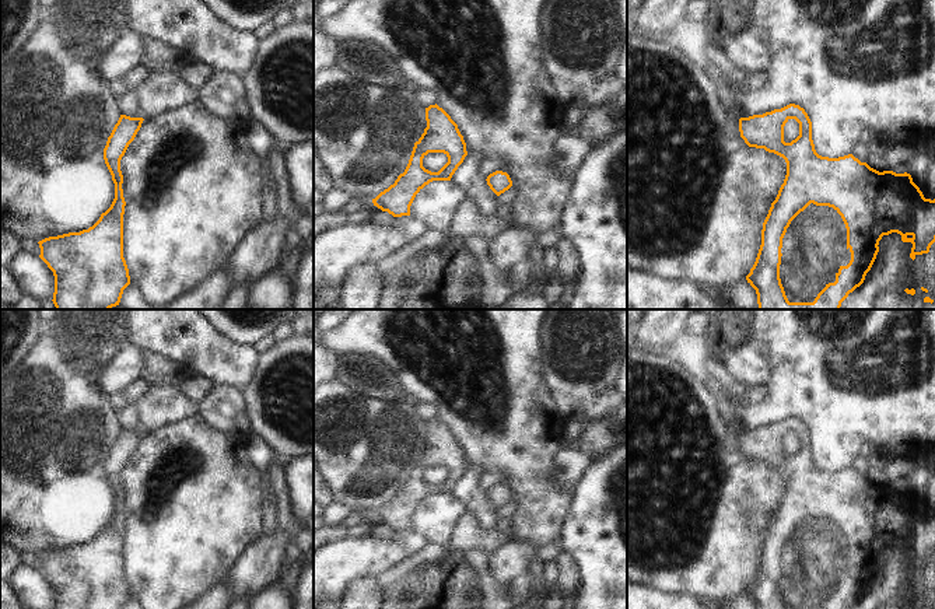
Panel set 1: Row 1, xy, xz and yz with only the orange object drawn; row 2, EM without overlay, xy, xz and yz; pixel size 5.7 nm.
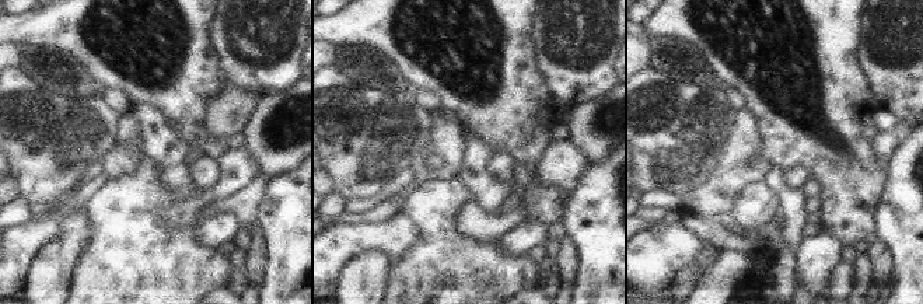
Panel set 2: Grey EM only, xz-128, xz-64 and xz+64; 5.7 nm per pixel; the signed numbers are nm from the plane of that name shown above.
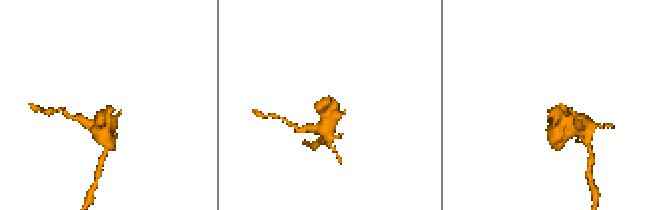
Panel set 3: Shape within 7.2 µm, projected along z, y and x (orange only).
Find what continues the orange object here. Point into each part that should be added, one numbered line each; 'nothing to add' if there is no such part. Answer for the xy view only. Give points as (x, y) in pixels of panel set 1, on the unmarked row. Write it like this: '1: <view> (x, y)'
nothing to add

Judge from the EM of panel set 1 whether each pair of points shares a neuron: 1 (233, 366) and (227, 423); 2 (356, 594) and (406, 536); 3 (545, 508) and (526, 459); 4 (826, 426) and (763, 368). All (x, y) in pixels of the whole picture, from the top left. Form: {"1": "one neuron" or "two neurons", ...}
{"1": "two neurons", "2": "two neurons", "3": "one neuron", "4": "two neurons"}

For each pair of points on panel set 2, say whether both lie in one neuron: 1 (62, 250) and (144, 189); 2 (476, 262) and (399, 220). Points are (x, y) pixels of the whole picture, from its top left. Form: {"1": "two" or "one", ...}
{"1": "two", "2": "two"}

